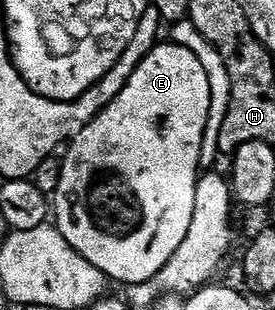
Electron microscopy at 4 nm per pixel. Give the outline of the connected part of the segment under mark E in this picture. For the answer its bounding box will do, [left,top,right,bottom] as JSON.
[52,40,212,287]

